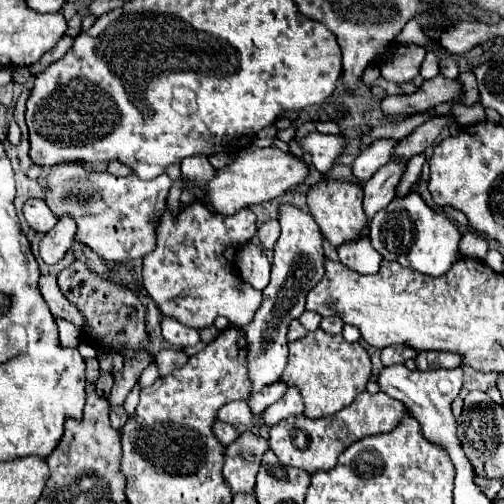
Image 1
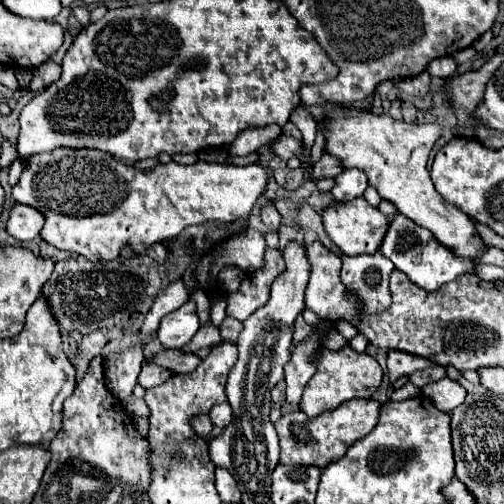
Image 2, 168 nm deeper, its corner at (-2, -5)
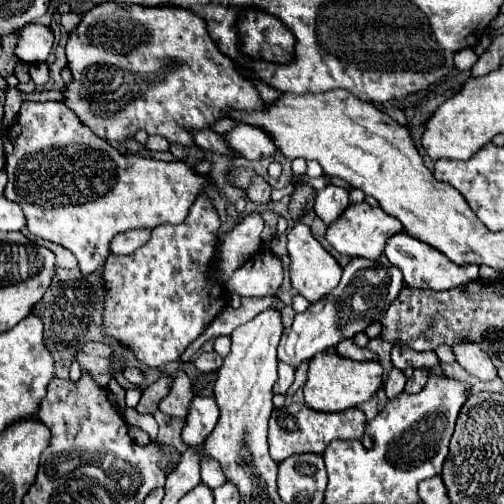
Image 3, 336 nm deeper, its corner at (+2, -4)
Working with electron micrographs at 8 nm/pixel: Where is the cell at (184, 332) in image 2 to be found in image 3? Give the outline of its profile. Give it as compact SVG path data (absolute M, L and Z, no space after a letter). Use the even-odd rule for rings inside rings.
M200 194L182 224L160 224L152 230L150 240L138 248L134 254L116 256L110 254L104 262L106 280L106 300L102 312L102 332L104 336L120 342L124 348L132 350L134 356L150 368L158 368L166 362L174 362L192 344L212 320L228 306L226 284L214 276L216 244L218 244L220 216L206 194Z

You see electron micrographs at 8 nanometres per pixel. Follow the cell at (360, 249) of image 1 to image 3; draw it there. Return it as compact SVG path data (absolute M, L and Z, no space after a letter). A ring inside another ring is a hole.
M386 256L378 258L376 262L366 258L352 258L342 270L340 284L322 300L310 304L306 312L296 314L294 324L284 330L282 342L278 346L278 360L298 368L304 360L310 360L314 354L324 352L326 348L336 346L346 338L354 338L358 332L364 332L372 322L382 320L382 314L386 314L390 302L394 302L402 286L402 272L392 266ZM359 294L370 296L366 296L365 300Z

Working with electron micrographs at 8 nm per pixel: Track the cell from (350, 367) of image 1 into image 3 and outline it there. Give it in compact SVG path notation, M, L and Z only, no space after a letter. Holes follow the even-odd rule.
M320 352L310 360L308 380L304 384L306 406L320 412L334 412L328 408L356 408L360 402L370 400L382 386L382 366L378 362L356 362L338 354Z

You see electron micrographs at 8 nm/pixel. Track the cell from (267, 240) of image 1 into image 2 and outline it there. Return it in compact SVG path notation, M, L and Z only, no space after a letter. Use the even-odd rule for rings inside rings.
M268 205L262 209L262 223L270 229L270 231L278 231L280 227L280 213L276 211L274 205Z

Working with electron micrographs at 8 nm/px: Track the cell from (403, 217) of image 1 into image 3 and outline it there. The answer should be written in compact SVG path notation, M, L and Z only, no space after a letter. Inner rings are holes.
M406 232L394 234L394 238L388 240L384 254L388 260L398 266L404 272L404 284L410 288L428 288L428 290L450 290L456 286L464 286L468 282L478 280L478 266L466 264L458 266L450 262L442 252L434 250L432 246L426 246L426 242L418 242L416 238L410 238Z

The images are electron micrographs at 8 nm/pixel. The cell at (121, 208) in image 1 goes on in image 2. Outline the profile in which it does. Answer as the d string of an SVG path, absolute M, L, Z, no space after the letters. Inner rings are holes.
M50 151L34 155L26 163L20 183L14 185L12 197L16 203L30 205L44 213L46 225L42 229L42 239L50 245L66 251L84 255L90 261L112 261L122 255L124 249L132 249L136 255L146 255L156 243L168 243L178 237L178 233L196 223L222 221L230 223L236 219L246 219L268 185L268 171L262 165L218 165L198 161L196 165L178 165L170 161L168 165L156 165L150 171L138 171L122 161L114 161L112 155L102 155L102 151Z

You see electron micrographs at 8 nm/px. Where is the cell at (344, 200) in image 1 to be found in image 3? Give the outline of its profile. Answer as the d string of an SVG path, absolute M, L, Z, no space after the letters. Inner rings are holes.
M366 202L360 204L352 204L342 212L342 218L338 218L338 222L334 222L334 226L328 228L326 232L326 240L344 256L362 256L368 260L376 260L382 256L384 246L388 242L388 238L392 238L396 232L402 232L404 226L402 222L398 222L394 216L386 214L380 206L372 208Z

